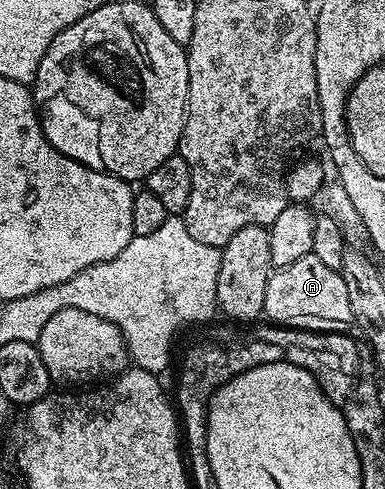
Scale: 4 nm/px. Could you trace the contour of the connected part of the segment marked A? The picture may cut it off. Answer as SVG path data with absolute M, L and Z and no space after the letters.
M305 255L300 257L300 261L292 261L292 265L271 270L268 289L264 289L264 309L262 315L274 325L298 325L301 319L319 319L322 325L338 325L334 323L354 323L352 304L348 298L348 285L344 285L344 277L341 271L328 269L328 265L323 265L320 257L315 255Z

